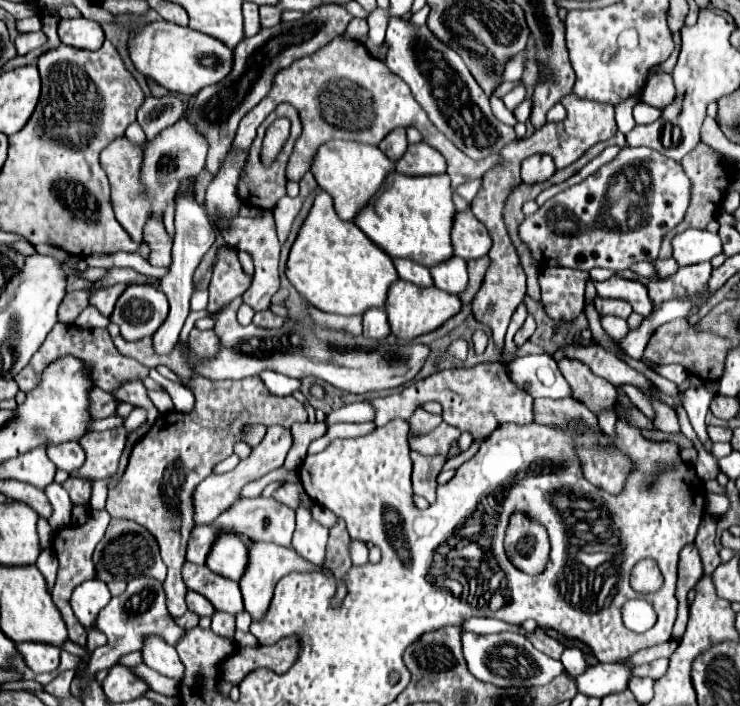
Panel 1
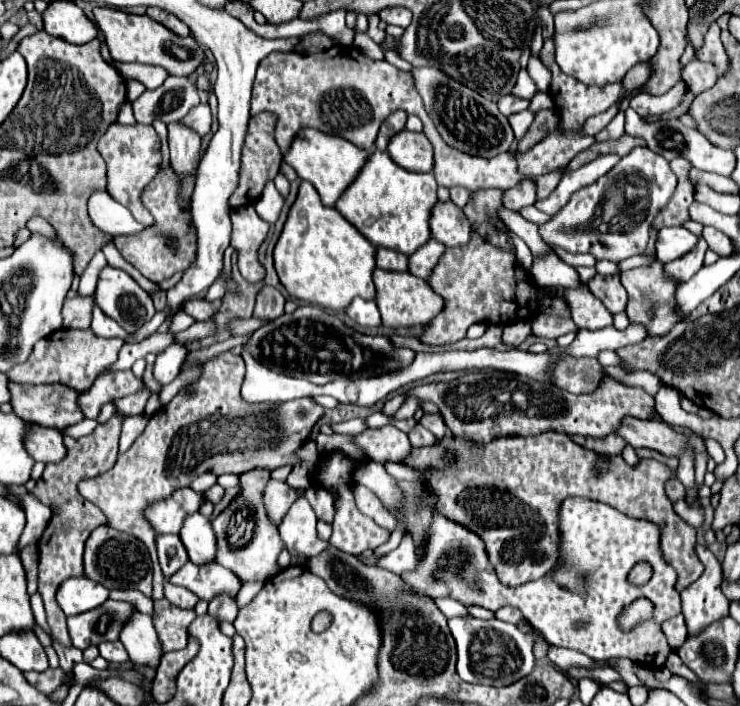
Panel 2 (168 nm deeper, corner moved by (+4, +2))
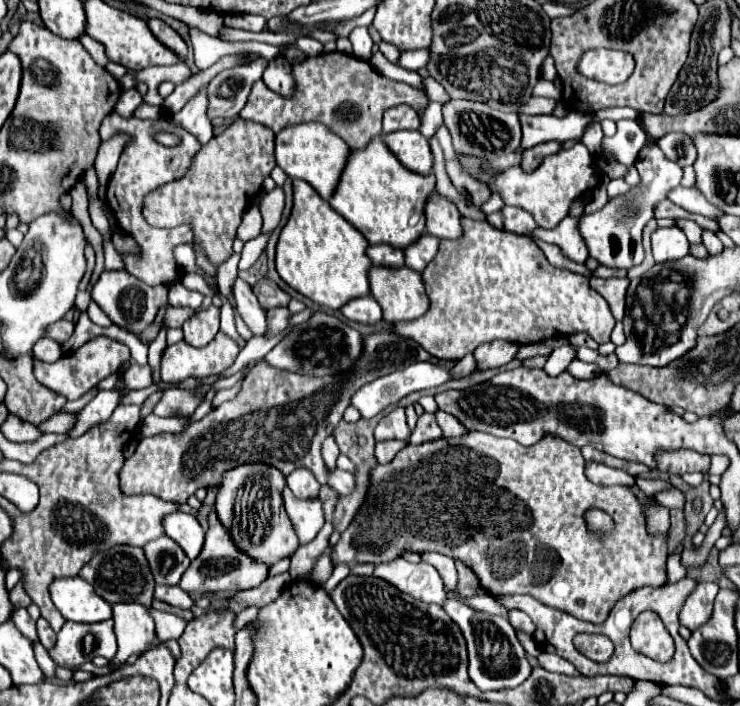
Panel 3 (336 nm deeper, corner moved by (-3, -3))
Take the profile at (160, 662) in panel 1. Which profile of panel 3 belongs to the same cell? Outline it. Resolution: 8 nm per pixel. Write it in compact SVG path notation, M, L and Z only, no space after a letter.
M117 603L113 605L113 617L115 621L115 635L119 651L113 657L110 664L113 667L124 664L127 657L133 653L143 653L151 639L155 637L153 617L149 615L147 607L141 603Z

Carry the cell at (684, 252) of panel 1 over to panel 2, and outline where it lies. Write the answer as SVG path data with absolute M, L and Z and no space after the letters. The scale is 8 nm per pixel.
M684 226L662 228L658 232L658 240L656 240L656 258L662 264L672 262L676 258L682 258L684 254L688 254L698 244L698 240L700 238Z

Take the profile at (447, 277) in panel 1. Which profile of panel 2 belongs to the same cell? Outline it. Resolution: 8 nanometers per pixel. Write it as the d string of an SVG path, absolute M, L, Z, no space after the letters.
M432 238L426 246L418 248L410 256L410 272L416 274L422 280L428 280L430 274L432 274L432 270L436 268L436 264L440 262L440 258L444 256L444 252L446 252L446 246L442 246L440 242L436 242Z

